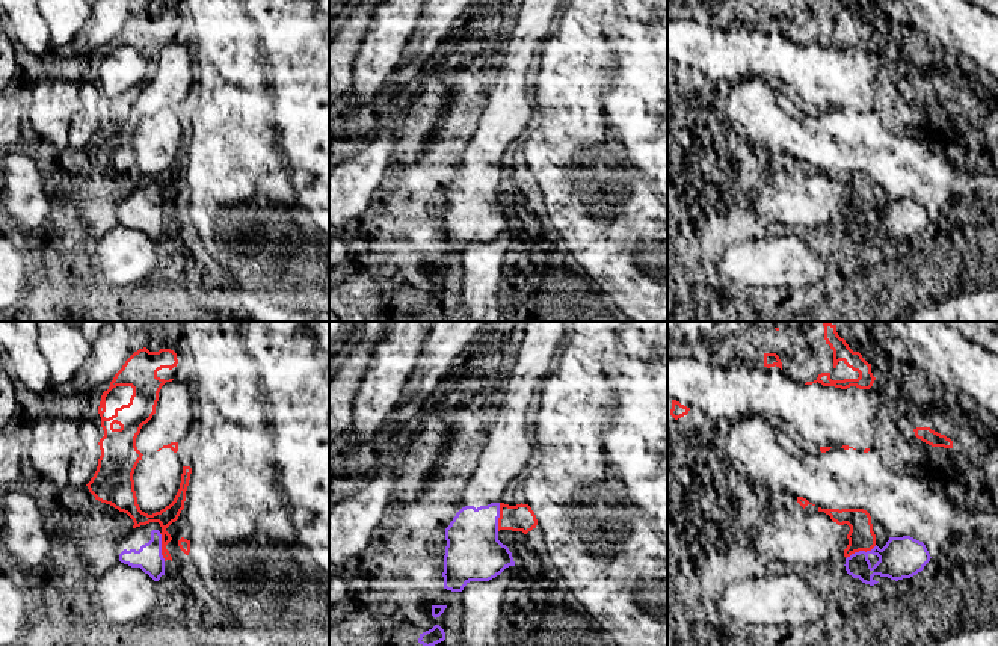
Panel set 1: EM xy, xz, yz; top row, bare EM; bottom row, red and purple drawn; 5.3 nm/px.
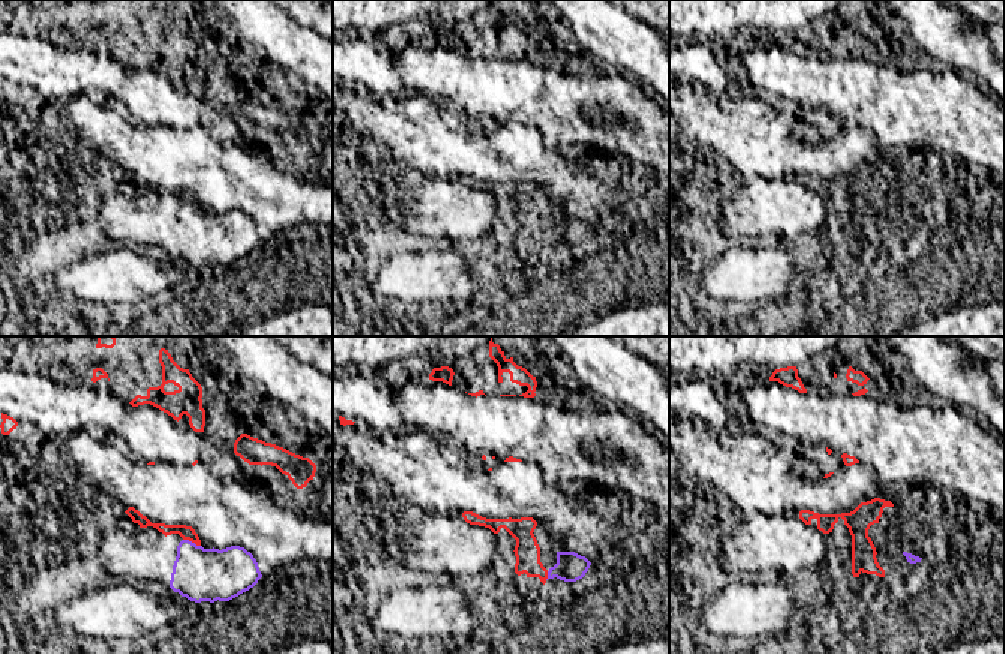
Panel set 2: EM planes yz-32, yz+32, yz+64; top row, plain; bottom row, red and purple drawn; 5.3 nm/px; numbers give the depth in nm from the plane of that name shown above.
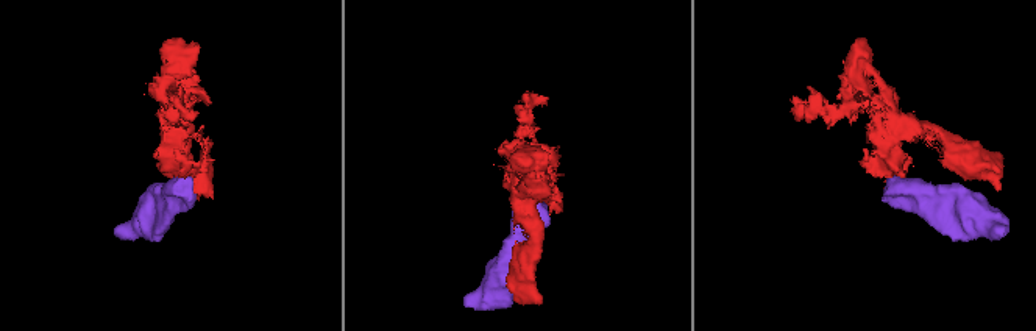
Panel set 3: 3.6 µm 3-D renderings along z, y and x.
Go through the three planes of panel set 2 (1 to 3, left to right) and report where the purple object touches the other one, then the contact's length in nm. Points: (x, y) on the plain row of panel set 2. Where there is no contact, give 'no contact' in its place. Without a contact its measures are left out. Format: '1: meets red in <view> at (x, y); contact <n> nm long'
1: meets red in yz-32 at (192, 206); contact 100 nm long
2: meets red in yz+32 at (546, 240); contact 50 nm long
3: no contact

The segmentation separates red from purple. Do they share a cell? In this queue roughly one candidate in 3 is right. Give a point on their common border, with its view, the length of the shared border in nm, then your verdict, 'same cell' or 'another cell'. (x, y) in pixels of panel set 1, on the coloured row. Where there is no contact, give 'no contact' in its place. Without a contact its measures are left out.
contact yz (861, 550); length 180 nm; another cell

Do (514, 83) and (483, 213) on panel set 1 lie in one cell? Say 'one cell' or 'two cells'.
one cell

